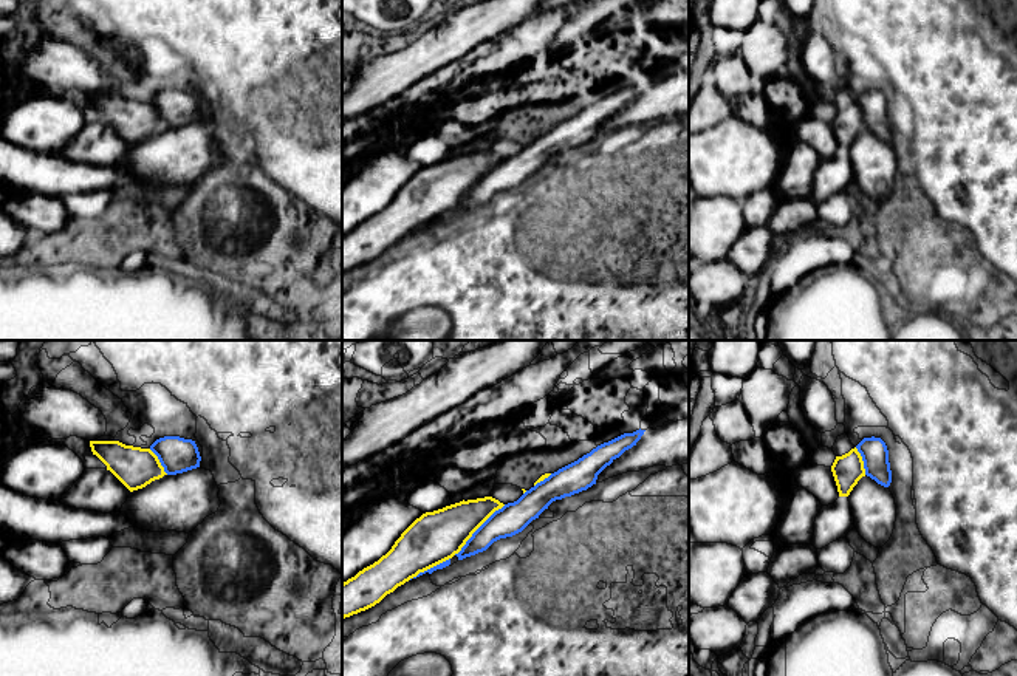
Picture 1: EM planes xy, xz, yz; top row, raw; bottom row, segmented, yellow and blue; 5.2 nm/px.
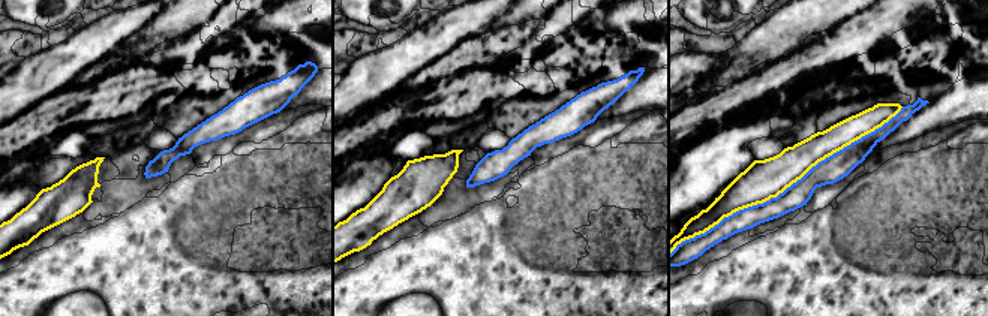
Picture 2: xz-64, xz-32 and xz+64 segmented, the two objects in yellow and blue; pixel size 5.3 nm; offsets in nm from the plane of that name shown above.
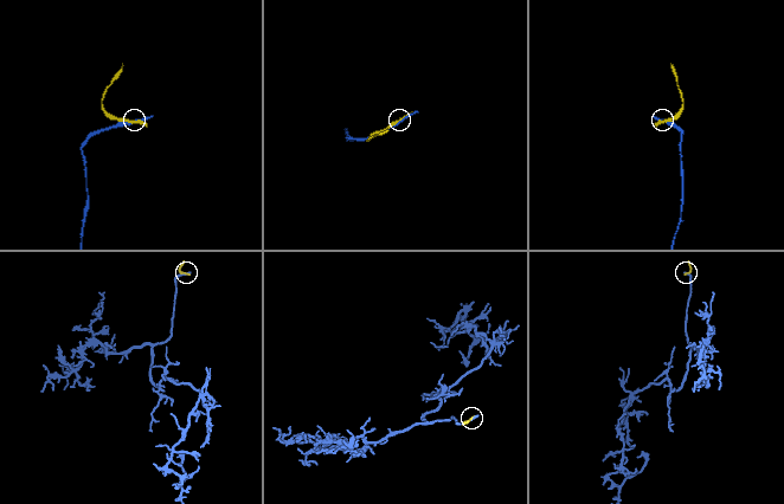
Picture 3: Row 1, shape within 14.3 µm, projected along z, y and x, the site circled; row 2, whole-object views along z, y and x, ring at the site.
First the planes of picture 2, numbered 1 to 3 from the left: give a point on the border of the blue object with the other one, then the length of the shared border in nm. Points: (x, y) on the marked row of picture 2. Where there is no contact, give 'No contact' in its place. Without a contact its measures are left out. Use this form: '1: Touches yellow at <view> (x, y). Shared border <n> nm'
1: No contact
2: No contact
3: Touches yellow at xz+64 (784, 189). Shared border 1500 nm

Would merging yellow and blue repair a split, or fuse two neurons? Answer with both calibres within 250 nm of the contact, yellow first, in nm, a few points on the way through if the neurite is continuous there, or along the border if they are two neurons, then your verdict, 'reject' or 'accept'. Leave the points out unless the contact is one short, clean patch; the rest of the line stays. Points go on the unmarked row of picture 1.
calibres 260 and 160 nm; reject

